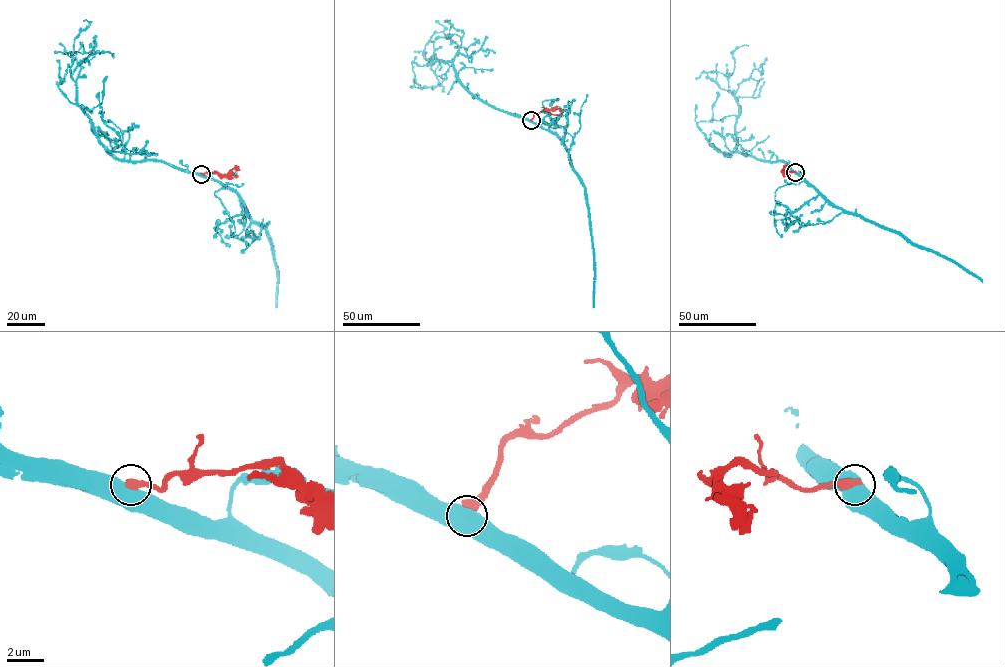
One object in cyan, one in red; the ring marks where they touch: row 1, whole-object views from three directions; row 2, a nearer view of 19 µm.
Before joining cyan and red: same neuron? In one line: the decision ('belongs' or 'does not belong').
does not belong

